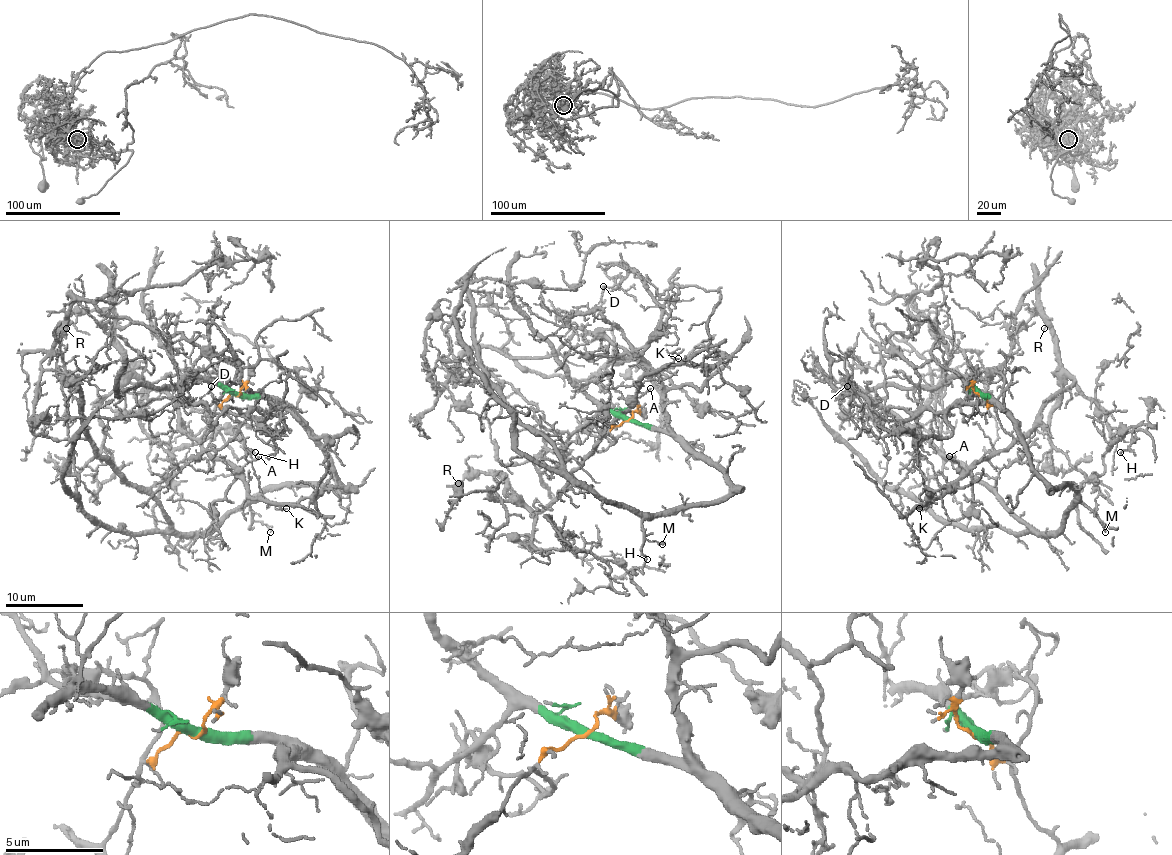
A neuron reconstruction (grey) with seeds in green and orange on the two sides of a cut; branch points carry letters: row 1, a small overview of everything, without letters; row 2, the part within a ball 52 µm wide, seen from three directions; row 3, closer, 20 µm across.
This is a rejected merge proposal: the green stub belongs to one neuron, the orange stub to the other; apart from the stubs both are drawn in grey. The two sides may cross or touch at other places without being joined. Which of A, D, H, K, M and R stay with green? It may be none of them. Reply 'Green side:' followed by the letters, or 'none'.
Green side: D, M

